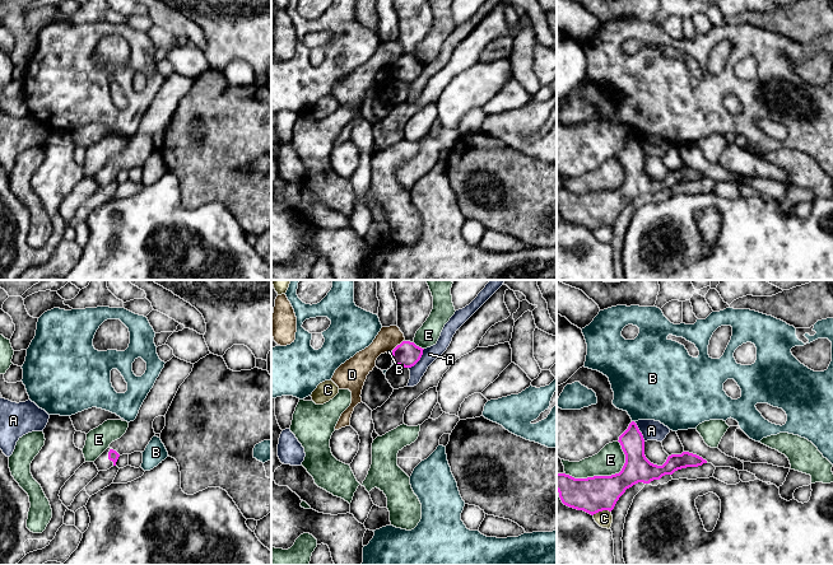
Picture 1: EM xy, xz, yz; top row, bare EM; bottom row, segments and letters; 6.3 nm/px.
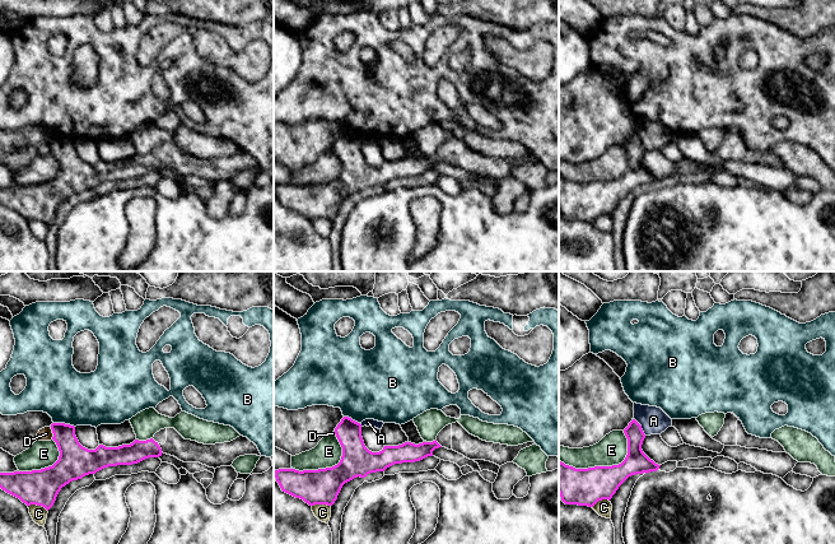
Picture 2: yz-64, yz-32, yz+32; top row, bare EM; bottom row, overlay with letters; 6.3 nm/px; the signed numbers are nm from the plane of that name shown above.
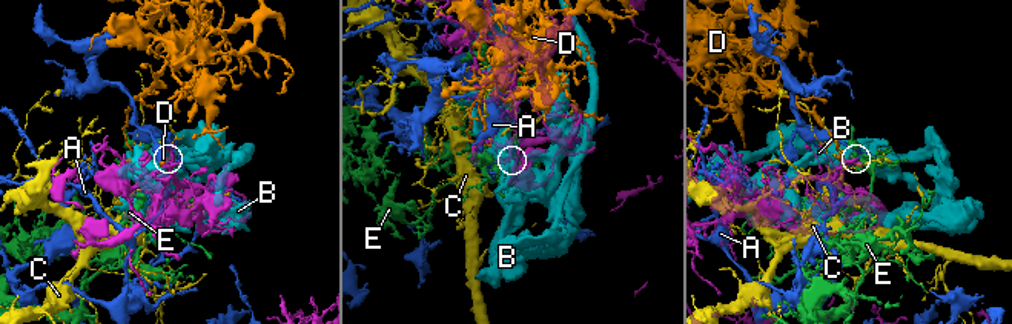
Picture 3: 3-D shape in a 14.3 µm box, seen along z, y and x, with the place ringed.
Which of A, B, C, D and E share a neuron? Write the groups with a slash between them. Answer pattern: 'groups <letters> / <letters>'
groups A / B / C / D / E

